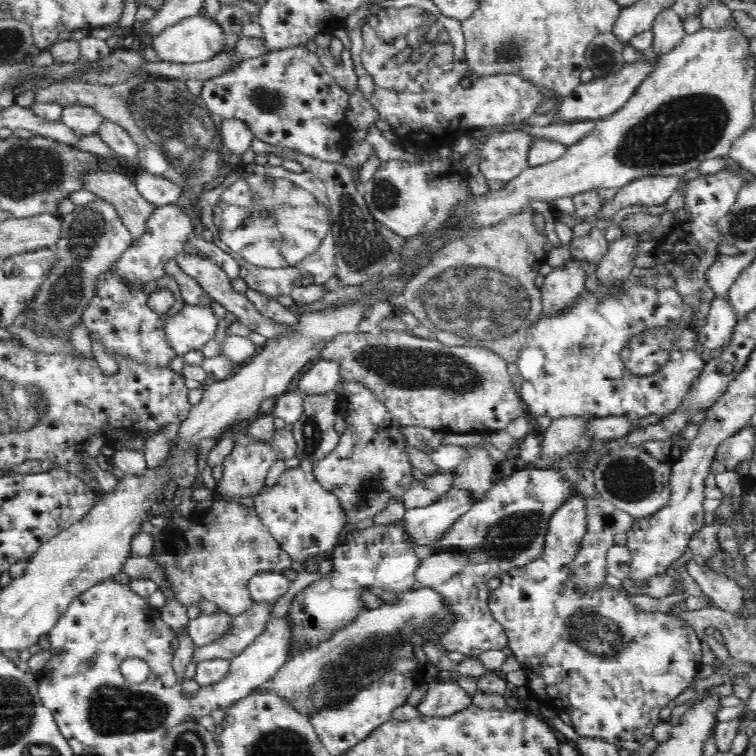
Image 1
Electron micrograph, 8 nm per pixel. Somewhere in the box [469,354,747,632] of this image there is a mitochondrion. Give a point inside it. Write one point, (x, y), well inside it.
(513, 535)

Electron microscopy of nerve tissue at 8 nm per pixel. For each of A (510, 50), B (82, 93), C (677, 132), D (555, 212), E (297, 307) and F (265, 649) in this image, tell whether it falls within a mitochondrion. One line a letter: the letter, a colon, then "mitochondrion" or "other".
A: mitochondrion
B: other
C: mitochondrion
D: other
E: other
F: other

